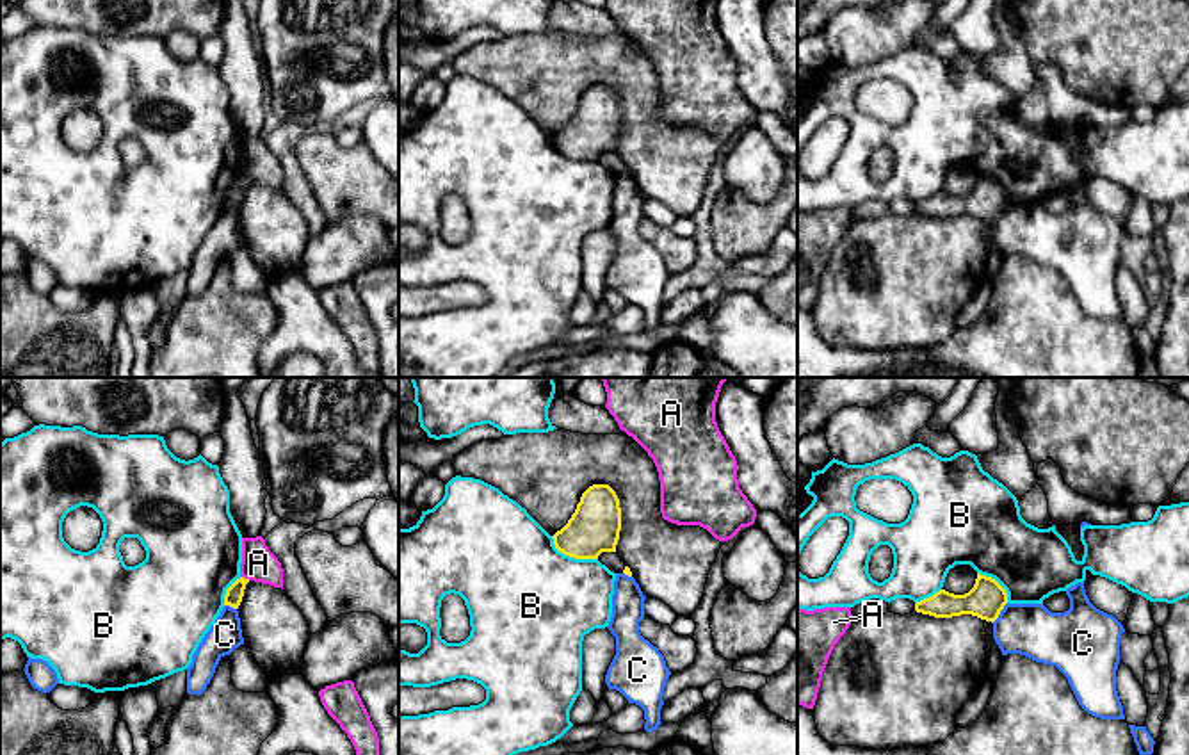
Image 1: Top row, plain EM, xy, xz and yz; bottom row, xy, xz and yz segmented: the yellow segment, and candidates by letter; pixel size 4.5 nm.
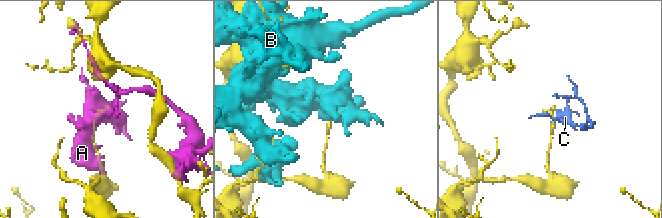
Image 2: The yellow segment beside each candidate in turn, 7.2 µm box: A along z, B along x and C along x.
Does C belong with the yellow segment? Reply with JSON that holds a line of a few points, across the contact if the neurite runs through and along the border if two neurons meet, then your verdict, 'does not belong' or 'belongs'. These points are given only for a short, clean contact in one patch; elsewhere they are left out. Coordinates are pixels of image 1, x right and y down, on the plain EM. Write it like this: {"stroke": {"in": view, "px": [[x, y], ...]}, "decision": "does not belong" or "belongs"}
{"stroke": {"in": "yz", "px": [[1006, 203], [992, 223]]}, "decision": "does not belong"}

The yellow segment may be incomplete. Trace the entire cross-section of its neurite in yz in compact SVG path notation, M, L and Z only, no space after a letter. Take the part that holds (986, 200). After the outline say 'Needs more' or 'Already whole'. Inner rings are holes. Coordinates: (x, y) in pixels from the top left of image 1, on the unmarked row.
M977 175L968 194L954 196L940 191L933 198L917 203L915 212L934 219L972 215L993 224L1006 205L1006 191L995 180Z. Already whole

